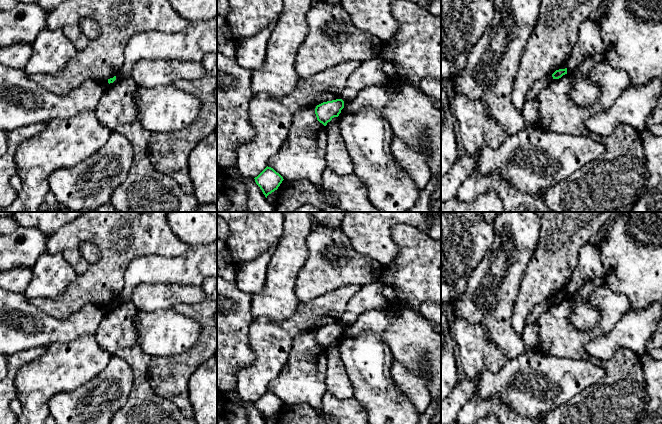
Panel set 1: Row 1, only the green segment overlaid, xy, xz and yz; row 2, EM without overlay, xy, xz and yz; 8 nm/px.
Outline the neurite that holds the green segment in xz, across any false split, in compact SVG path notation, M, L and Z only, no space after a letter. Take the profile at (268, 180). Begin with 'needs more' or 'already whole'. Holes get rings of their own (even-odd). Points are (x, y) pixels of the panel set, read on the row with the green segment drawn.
already whole; M268 166L254 179L266 198L269 194L277 190L284 180L279 173Z

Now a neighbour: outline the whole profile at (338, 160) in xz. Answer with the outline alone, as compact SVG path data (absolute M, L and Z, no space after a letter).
M344 102L344 108L339 116L332 118L326 125L326 168L331 169L340 176L354 173L354 165L338 126L339 118L347 113L347 104L349 102Z

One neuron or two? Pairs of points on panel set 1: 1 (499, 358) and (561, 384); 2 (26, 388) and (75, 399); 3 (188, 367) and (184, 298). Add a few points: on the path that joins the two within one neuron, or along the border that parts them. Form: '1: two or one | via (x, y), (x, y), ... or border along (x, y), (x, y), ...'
1: two | border along (509, 359), (498, 371), (485, 372)
2: two | border along (77, 387), (56, 393), (48, 401), (49, 413)
3: two | border along (206, 298), (197, 303), (177, 303), (172, 308)

